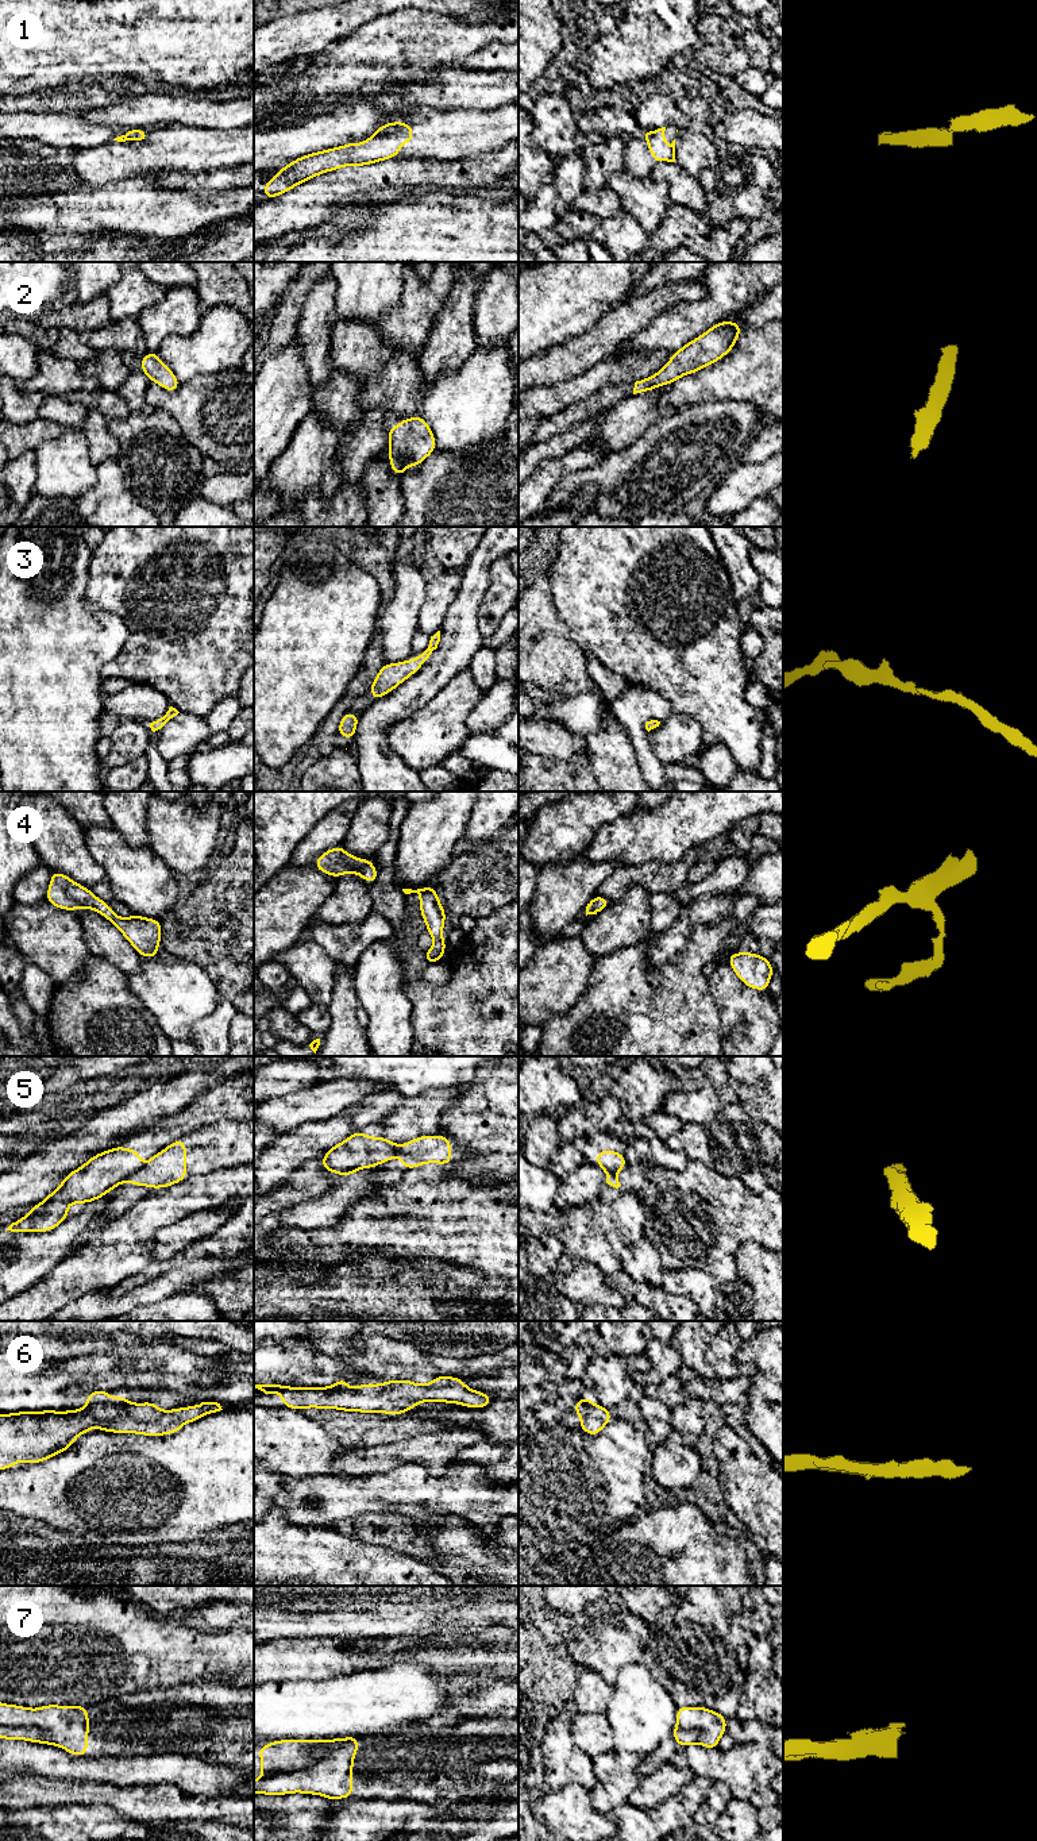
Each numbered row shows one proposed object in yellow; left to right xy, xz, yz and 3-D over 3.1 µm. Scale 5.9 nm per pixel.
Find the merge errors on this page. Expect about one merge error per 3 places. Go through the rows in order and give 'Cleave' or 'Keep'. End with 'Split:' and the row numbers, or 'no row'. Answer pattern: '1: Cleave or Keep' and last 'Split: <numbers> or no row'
1: Cleave
2: Keep
3: Keep
4: Keep
5: Cleave
6: Keep
7: Cleave
Split: 1, 5, 7

